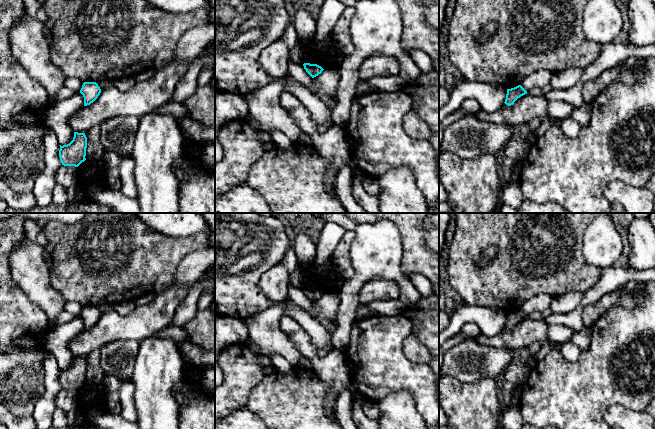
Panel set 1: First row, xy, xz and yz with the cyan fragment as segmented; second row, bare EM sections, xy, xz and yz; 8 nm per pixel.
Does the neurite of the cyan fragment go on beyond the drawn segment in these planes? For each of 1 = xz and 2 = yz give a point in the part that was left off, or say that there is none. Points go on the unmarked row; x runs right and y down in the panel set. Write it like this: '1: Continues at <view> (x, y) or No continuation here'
1: No continuation here
2: No continuation here

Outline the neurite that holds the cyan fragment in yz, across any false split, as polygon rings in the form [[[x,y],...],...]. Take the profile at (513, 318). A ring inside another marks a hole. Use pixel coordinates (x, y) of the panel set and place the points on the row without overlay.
[[[521,309],[507,313],[506,323],[504,327],[508,330],[511,330],[518,322],[525,318],[527,318],[527,315]]]

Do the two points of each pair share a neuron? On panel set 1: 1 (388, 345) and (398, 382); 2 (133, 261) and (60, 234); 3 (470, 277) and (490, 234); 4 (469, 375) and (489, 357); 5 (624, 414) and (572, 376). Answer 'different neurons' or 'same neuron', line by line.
1: same neuron
2: same neuron
3: same neuron
4: same neuron
5: different neurons

